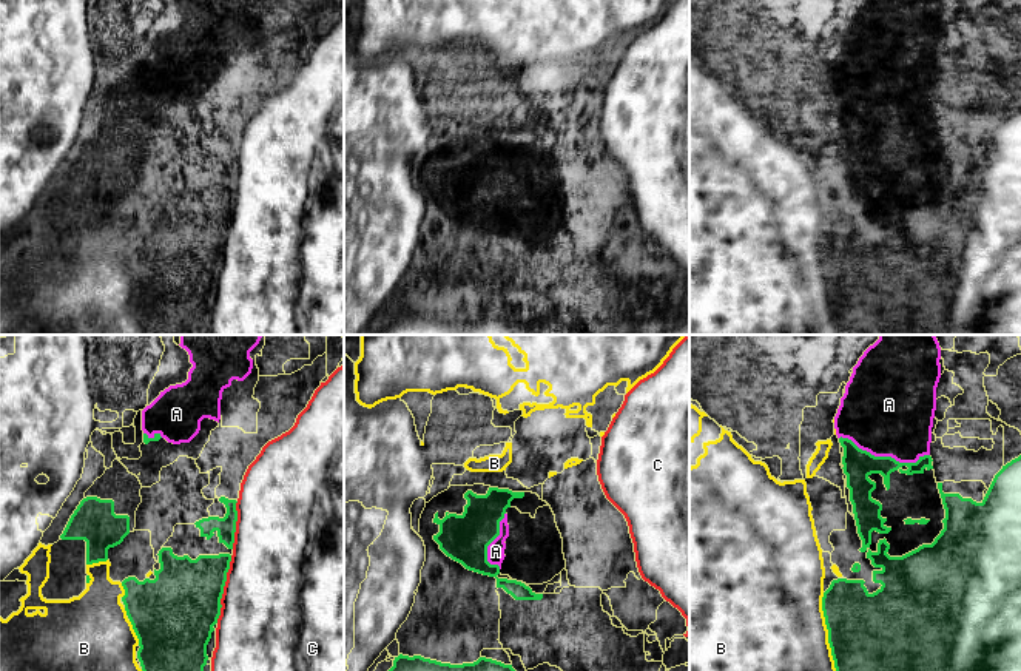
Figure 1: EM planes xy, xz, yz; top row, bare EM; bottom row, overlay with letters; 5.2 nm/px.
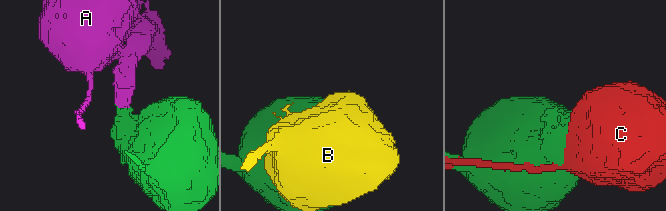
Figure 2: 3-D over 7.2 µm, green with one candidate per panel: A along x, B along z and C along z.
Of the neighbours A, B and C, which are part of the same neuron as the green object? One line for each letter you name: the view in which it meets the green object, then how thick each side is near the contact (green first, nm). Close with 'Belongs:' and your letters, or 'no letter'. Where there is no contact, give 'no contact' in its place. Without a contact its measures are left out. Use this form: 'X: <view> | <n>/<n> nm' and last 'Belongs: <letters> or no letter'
Belongs: no letter

